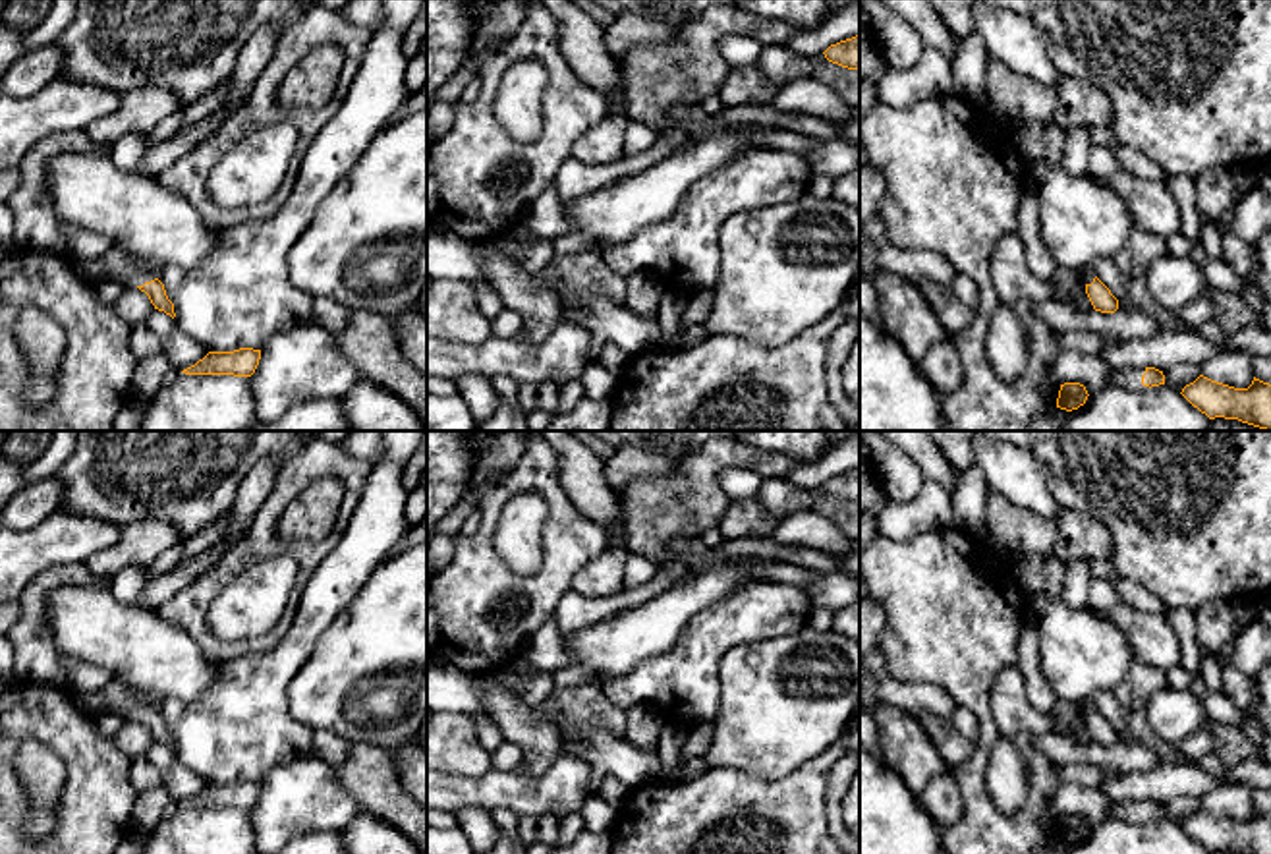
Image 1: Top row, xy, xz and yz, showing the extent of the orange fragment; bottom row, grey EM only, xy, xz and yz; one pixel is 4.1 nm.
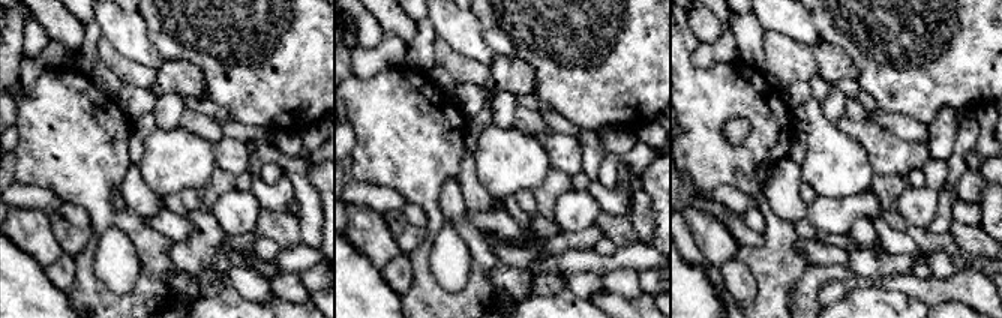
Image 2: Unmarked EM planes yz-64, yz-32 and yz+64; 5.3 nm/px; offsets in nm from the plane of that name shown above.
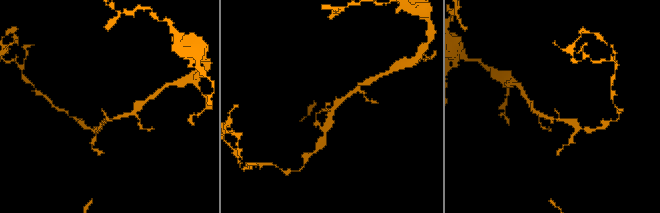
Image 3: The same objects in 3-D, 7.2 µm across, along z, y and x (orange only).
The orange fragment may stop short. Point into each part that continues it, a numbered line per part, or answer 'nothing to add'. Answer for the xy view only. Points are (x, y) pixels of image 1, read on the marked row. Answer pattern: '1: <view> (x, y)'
1: xy (118, 263)

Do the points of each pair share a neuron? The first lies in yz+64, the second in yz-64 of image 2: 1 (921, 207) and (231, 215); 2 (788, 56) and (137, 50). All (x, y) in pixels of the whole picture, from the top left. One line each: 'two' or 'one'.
1: one
2: two

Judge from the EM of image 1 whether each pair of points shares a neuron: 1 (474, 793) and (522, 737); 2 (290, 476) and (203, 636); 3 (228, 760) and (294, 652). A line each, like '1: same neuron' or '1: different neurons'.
1: different neurons
2: same neuron
3: same neuron

